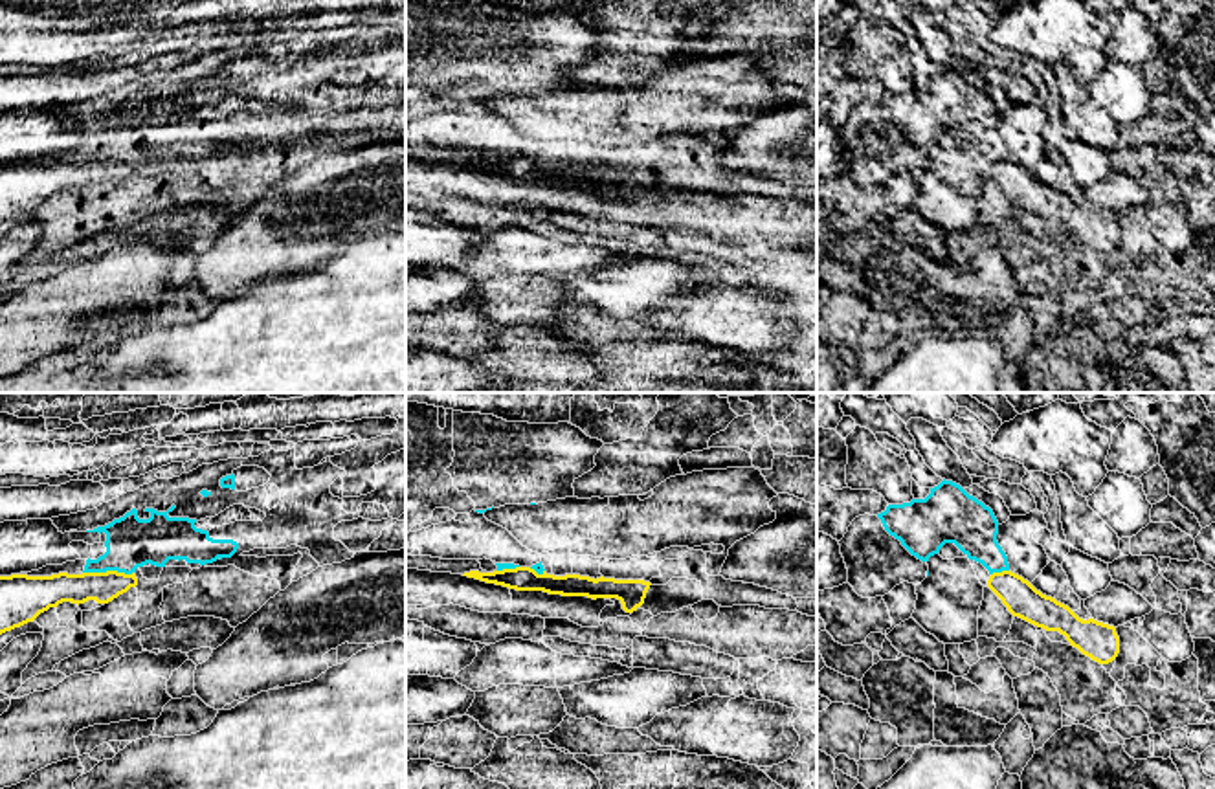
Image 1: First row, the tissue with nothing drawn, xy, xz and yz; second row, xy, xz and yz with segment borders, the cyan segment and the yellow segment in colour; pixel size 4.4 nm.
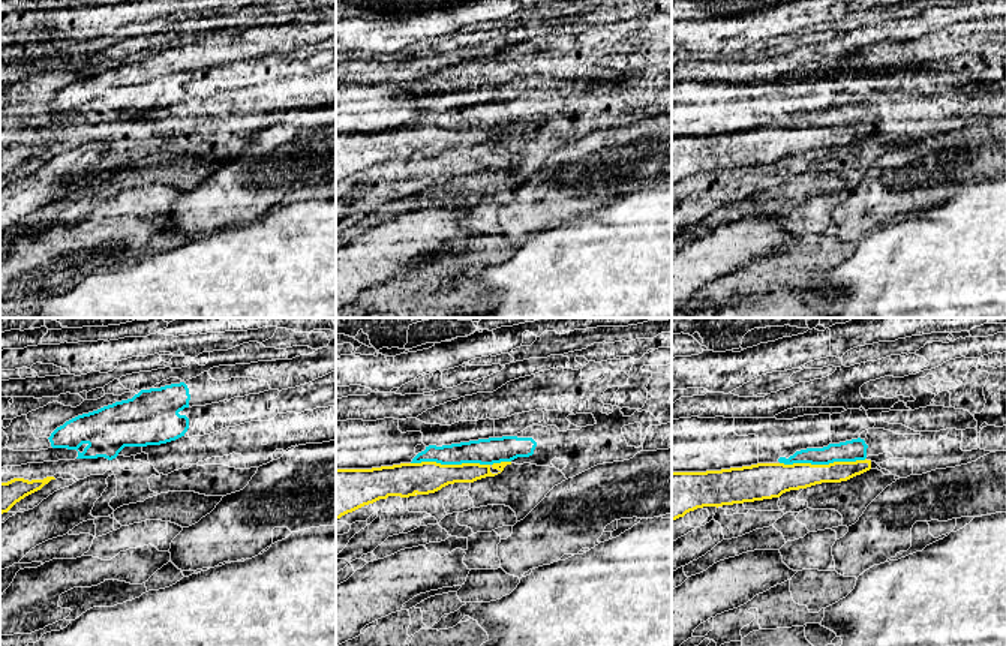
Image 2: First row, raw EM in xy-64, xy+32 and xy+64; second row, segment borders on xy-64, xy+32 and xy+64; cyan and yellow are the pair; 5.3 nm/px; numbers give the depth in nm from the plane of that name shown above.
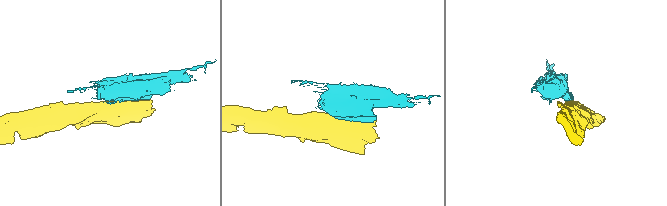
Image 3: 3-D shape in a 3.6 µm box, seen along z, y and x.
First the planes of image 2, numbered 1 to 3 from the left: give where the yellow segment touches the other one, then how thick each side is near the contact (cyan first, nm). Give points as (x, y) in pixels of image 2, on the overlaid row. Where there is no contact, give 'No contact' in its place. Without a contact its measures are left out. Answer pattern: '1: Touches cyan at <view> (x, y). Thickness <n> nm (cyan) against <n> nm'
1: No contact
2: Touches cyan at xy+32 (450, 463). Thickness 140 nm (cyan) against 180 nm
3: Touches cyan at xy+64 (822, 463). Thickness 120 nm (cyan) against 160 nm

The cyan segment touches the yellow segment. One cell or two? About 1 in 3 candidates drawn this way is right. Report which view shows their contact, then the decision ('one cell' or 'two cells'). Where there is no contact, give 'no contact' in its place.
xy | two cells

